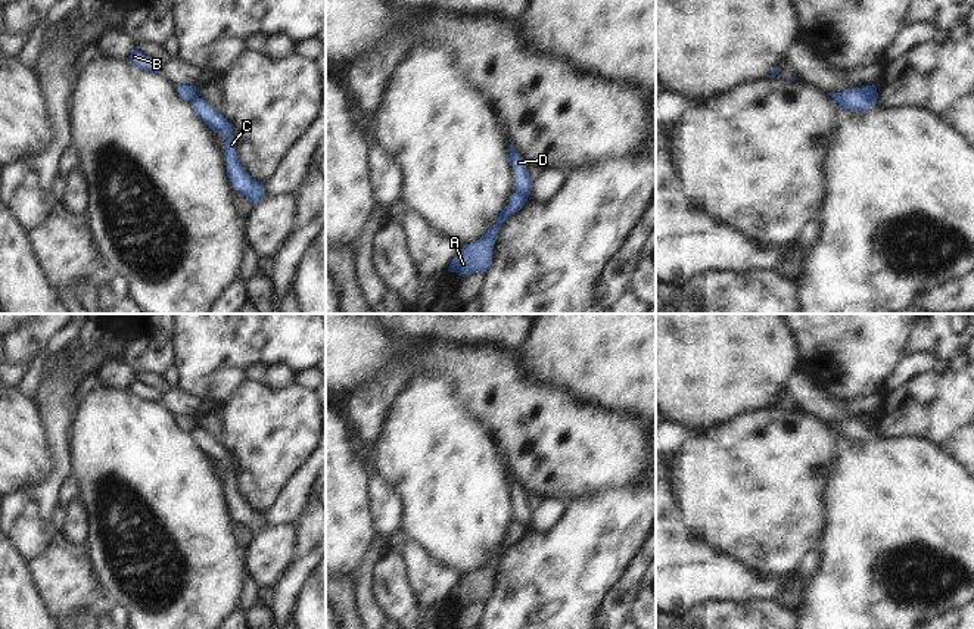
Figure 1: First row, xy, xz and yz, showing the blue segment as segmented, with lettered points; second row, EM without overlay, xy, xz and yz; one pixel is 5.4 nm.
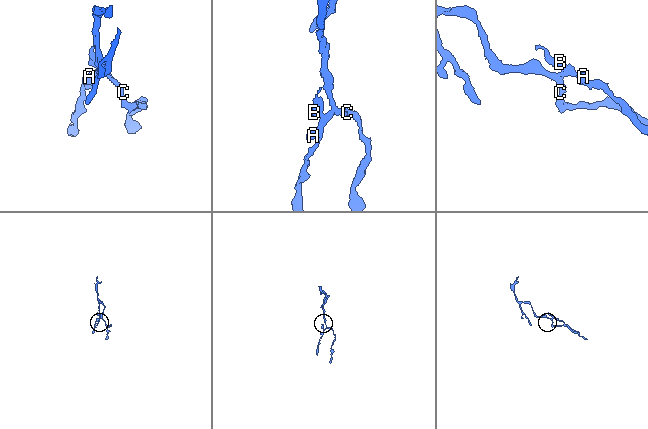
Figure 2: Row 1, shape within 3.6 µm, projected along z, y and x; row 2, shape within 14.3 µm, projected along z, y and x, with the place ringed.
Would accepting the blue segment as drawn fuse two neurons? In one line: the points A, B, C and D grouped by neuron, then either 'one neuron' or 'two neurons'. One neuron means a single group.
groups A B / C D; two neurons

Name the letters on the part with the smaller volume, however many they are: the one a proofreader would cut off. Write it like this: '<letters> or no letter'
A, B

